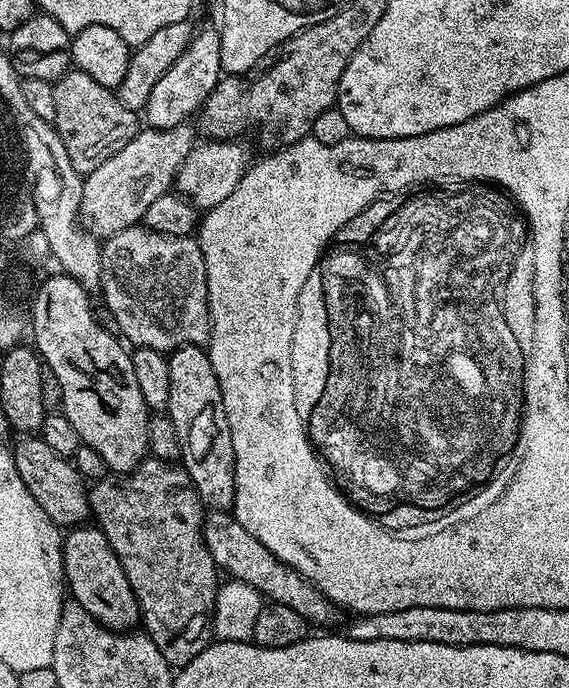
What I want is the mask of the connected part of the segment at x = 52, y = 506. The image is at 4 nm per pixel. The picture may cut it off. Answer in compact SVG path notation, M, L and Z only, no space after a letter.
M24 434L19 437L17 444L11 445L14 466L26 482L30 494L34 494L34 502L46 510L49 521L53 525L68 524L67 526L76 526L89 519L90 509L88 506L88 497L86 495L86 482L78 474L78 470L73 466L71 459L67 456L54 454L50 446L40 439L36 434Z

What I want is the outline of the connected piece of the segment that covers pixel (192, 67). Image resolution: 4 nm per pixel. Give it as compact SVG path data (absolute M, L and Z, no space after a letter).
M215 27L204 28L201 32L199 29L186 46L182 58L178 58L178 62L174 62L174 66L158 78L154 90L150 90L150 98L142 110L147 127L173 128L189 123L203 108L206 98L210 98L214 86L218 86L221 79L219 31Z

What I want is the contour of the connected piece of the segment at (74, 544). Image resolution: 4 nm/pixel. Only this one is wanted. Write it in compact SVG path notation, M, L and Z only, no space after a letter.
M76 526L68 537L62 540L64 557L64 579L71 599L77 600L86 610L86 614L103 624L105 628L124 634L127 628L140 624L140 607L136 601L134 590L122 570L122 562L118 562L118 554L110 546L106 534L98 526Z

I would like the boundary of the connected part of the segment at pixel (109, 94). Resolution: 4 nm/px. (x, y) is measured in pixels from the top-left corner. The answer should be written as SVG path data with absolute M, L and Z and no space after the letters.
M70 70L53 83L52 89L56 113L51 123L62 138L62 146L66 146L66 154L70 154L74 170L81 174L98 170L106 158L114 158L122 146L135 138L141 127L141 117L131 112L113 89L102 86L102 82L94 82L90 74Z

